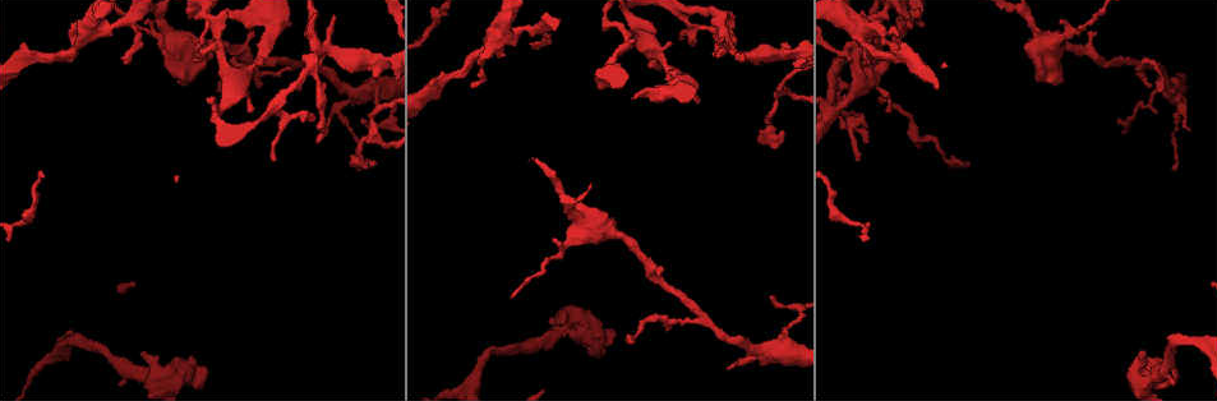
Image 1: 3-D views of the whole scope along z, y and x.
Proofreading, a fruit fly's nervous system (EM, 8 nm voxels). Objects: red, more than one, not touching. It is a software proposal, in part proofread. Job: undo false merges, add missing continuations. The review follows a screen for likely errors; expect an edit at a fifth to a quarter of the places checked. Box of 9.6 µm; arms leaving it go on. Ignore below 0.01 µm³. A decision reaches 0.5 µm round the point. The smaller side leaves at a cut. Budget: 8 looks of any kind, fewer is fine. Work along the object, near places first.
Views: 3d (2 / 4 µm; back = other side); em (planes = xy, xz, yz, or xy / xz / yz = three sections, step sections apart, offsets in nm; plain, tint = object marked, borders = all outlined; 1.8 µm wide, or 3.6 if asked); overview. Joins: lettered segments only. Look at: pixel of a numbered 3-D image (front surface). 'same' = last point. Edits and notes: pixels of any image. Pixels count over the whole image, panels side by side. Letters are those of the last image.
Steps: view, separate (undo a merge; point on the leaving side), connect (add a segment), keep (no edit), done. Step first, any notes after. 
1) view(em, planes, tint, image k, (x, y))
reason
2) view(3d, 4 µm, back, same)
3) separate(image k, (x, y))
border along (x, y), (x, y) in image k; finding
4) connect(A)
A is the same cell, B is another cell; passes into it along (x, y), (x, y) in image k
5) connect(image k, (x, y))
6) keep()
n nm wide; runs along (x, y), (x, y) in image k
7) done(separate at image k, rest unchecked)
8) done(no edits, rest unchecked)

view(em, planes, borders, image 1, (373, 76))
free end

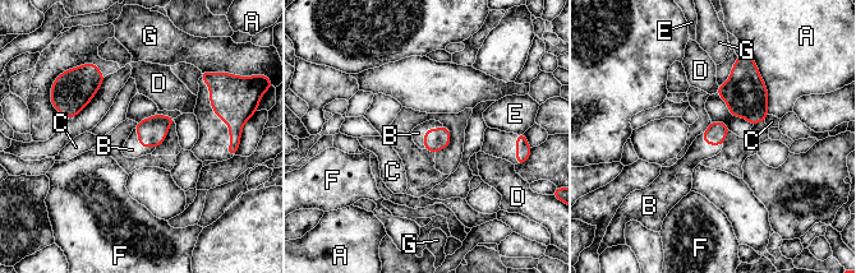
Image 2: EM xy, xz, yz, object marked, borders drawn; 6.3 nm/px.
connect(image 2, (418, 133))
B is the same cell, A, C, D, E, F and G are other cells; passes into it along (435, 139), (424, 130), (418, 133) in image 2; the neuron continues

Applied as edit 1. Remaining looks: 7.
view(overview)
see it whole again

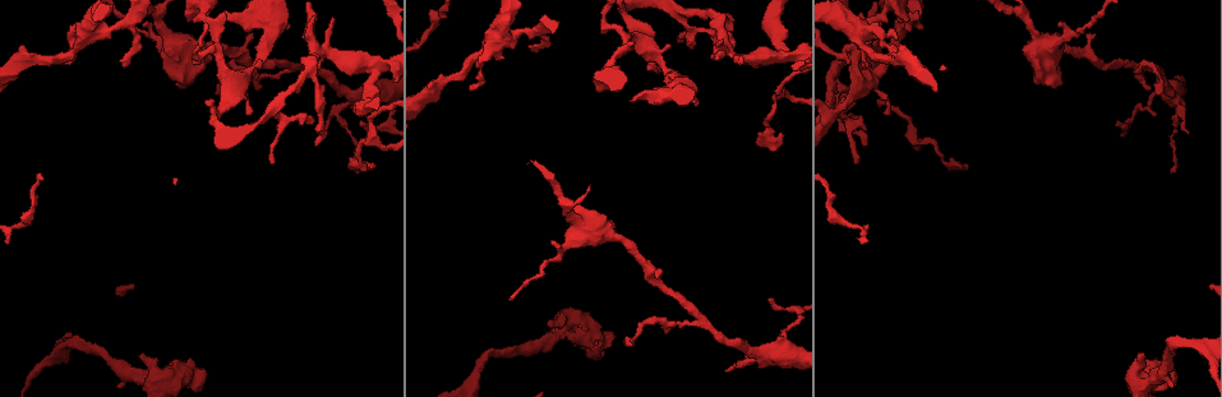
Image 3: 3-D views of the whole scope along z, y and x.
view(em, planes, plain, image 3, (858, 32))
four-way junction

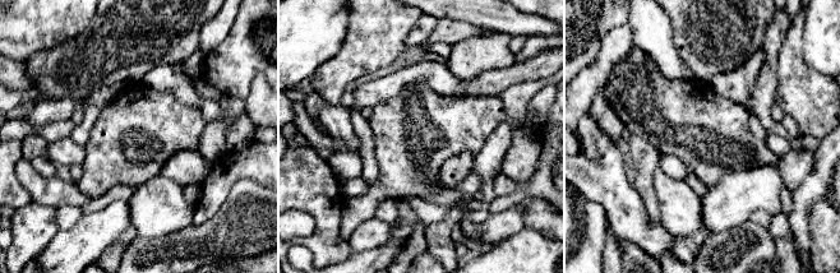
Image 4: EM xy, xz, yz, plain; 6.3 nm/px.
view(em, planes, tint, same)
where the object lies

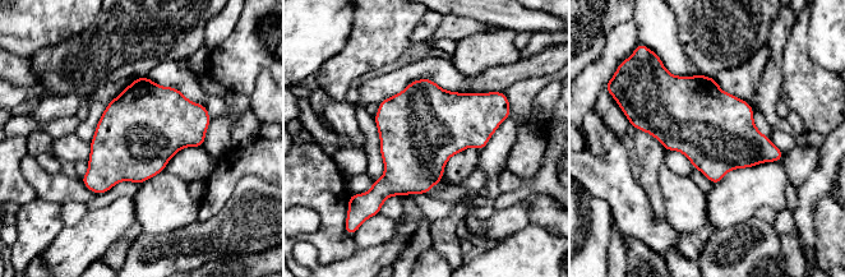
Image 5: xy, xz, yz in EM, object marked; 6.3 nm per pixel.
view(em, planes, borders, same)
what lies round it

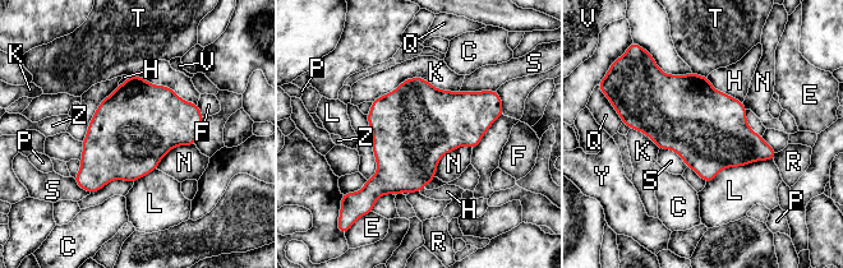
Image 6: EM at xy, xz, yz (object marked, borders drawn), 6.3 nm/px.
keep()
C, E, F, H, K, L, N, P, Q, R, S, T, V, Y and Z are other cells; border along (471, 148), (448, 151), (434, 176) in image 6; all the same neuron

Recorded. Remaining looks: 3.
view(em, 3.6 µm, planes, tint, image 3, (620, 239))
thick turns thin

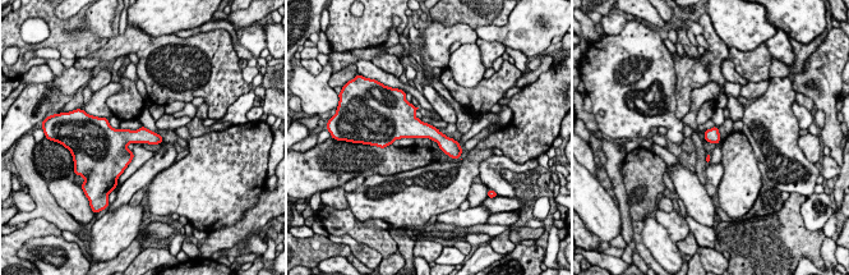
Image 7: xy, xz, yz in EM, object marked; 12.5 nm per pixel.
view(em, 3.6 µm, planes, borders, same)
what lies round it

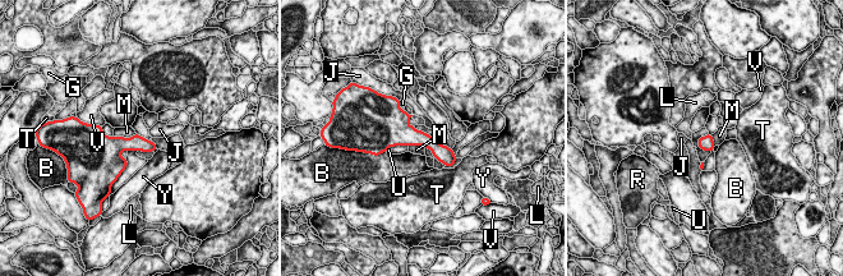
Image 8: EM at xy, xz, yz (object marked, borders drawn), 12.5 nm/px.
keep()
B, G, J, L, M, R, T, U, V and Y are other cells; continuous, no second neuron

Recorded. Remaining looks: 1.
done(connect at image 2, rest unchecked)

